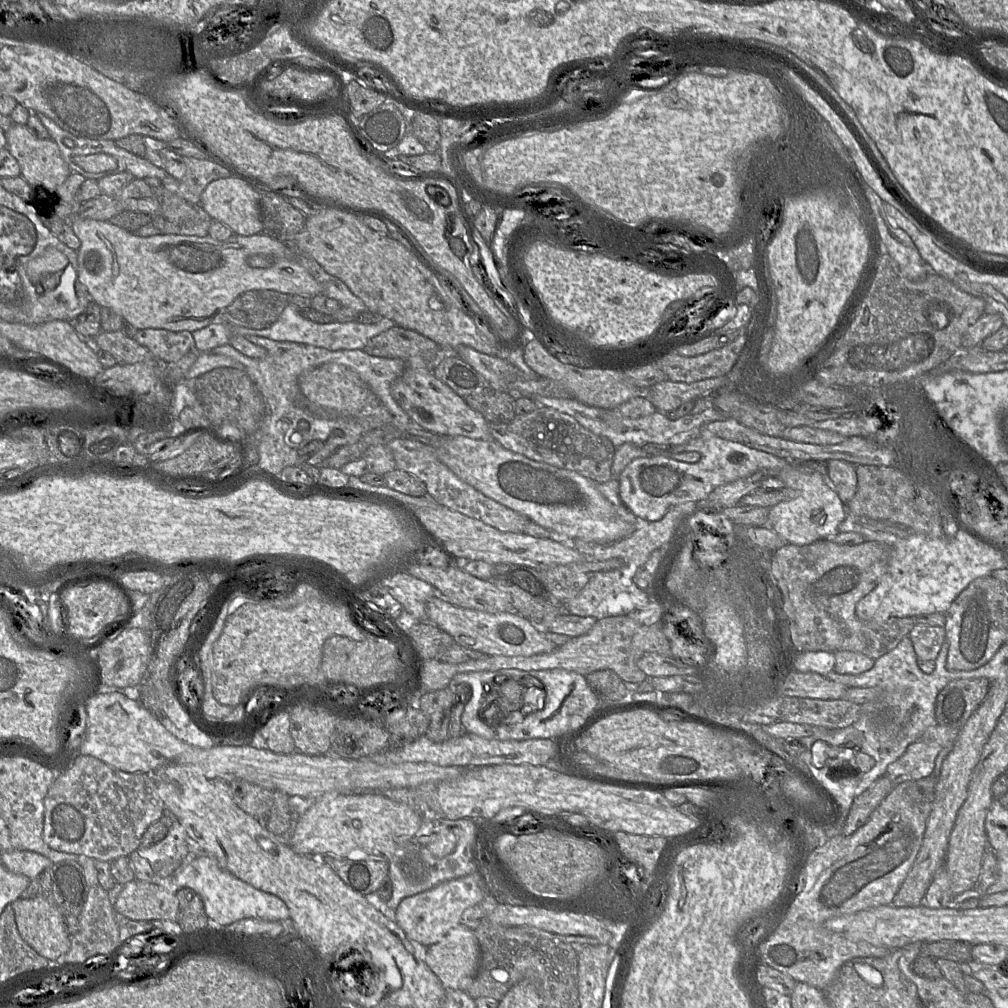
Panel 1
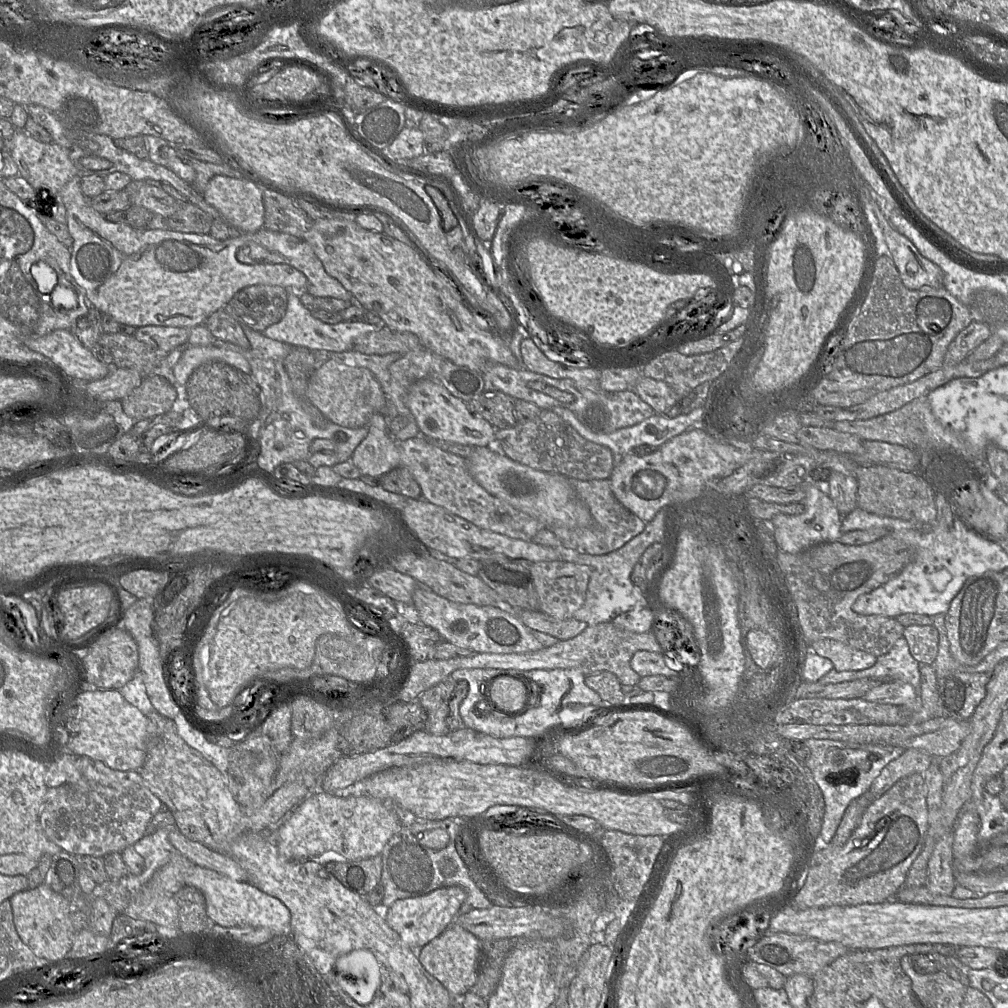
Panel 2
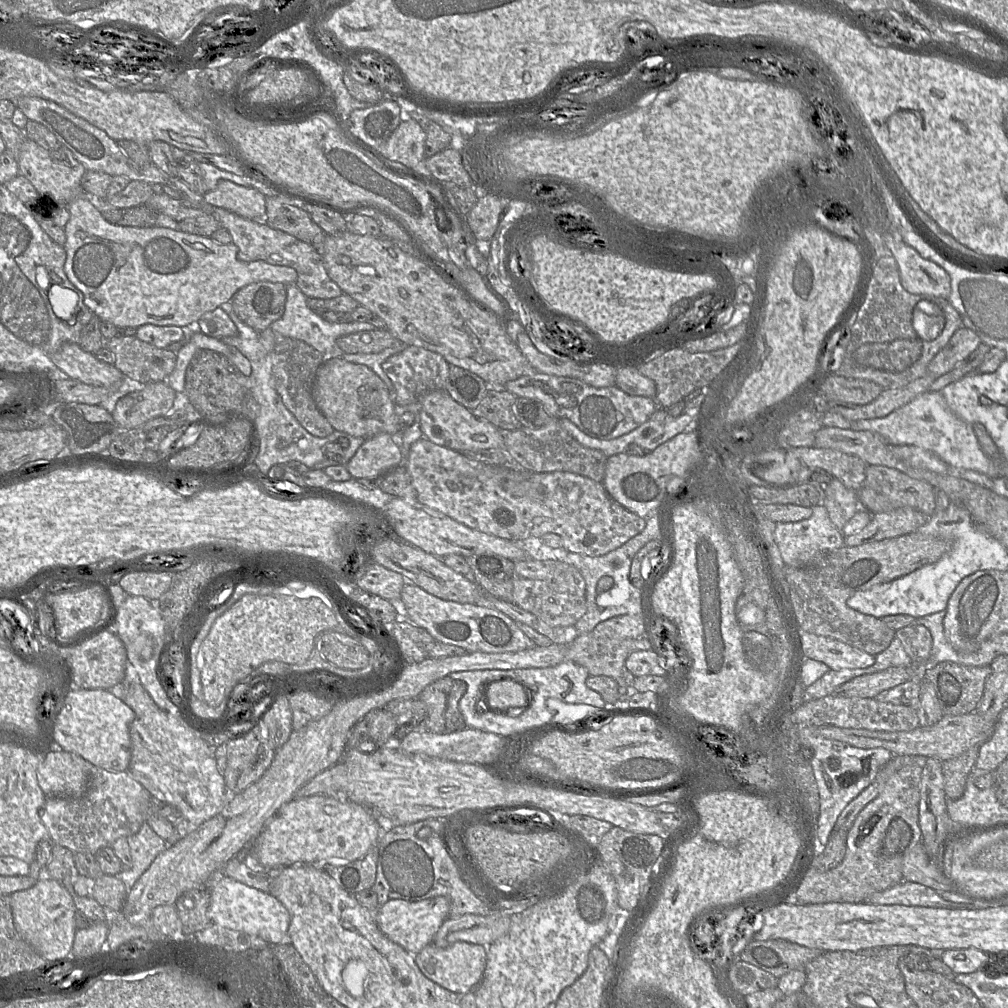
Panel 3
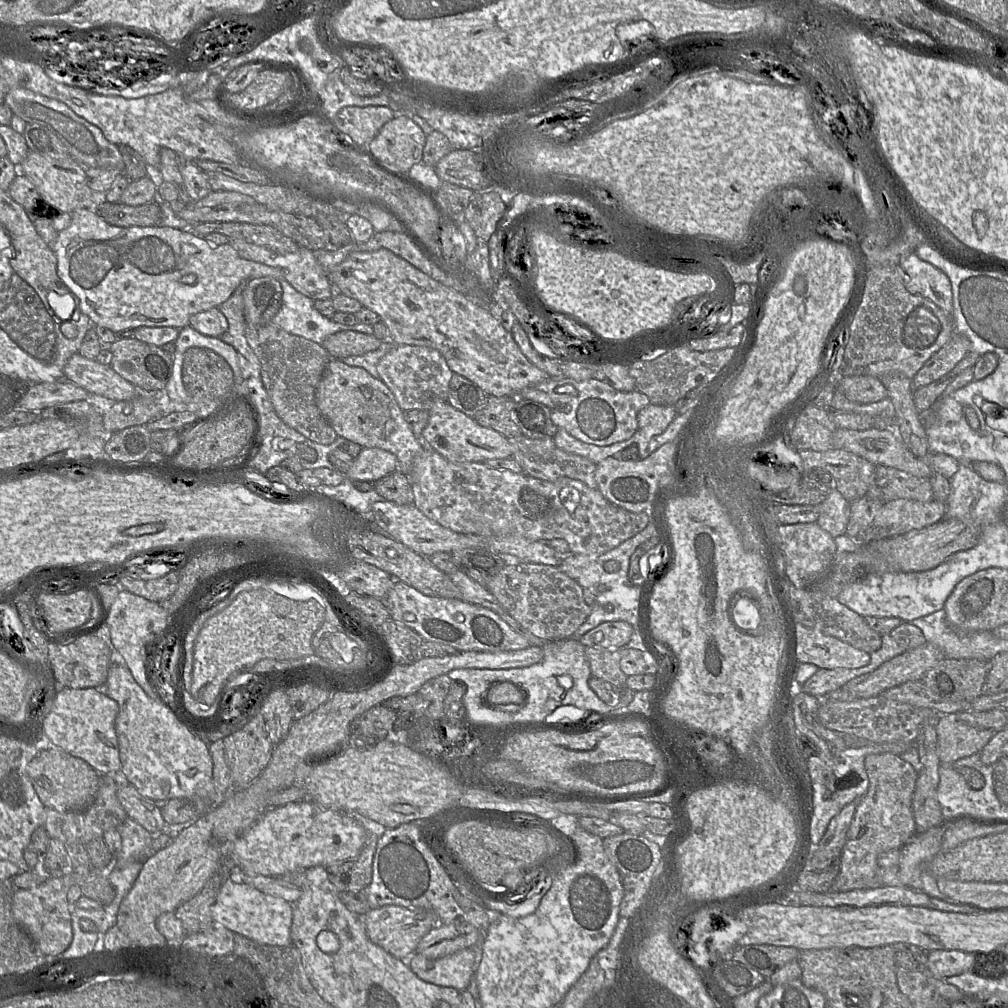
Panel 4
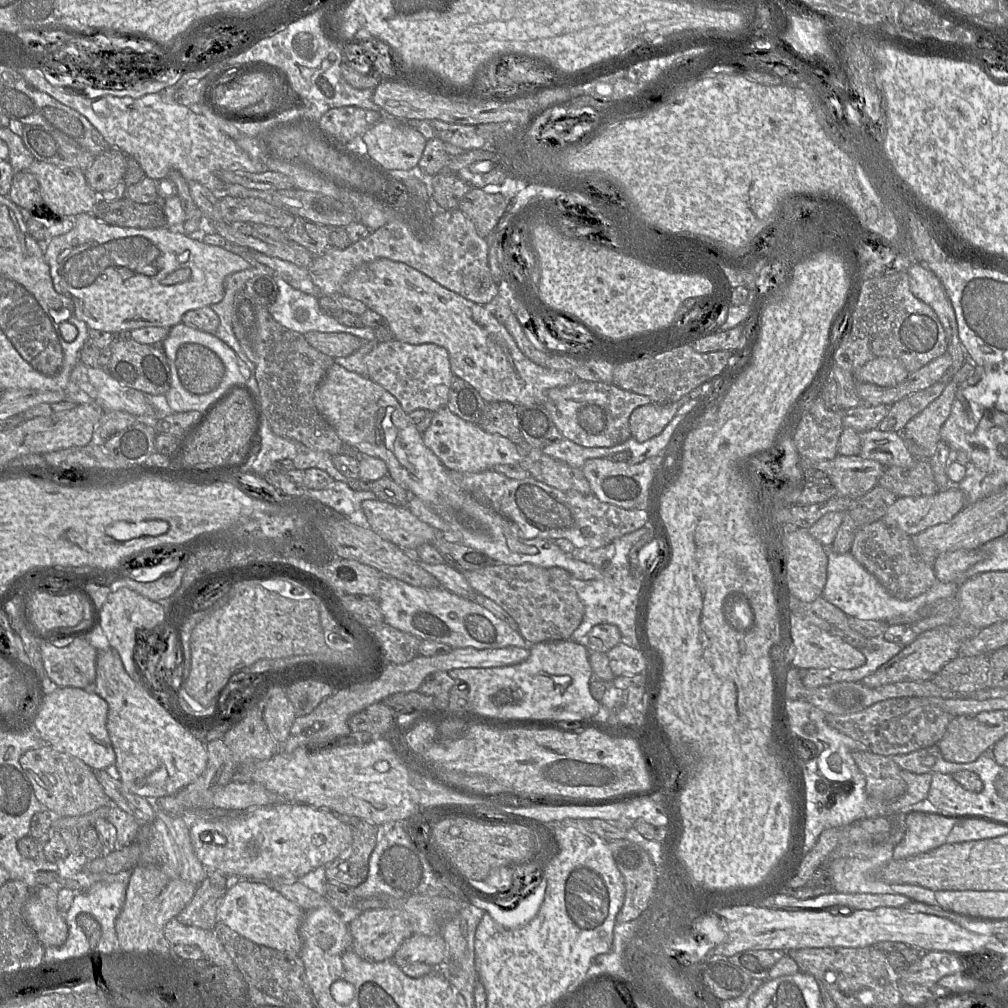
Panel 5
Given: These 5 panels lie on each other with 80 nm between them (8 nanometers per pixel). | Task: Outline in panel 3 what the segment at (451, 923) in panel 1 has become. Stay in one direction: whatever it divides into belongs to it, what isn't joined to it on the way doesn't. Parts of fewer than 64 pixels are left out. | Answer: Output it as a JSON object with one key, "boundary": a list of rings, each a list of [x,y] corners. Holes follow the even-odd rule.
{"boundary":[[[437,896],[421,901],[407,901],[403,899],[392,899],[380,906],[378,910],[371,911],[375,914],[375,921],[380,931],[392,942],[400,945],[410,954],[418,954],[425,946],[432,943],[434,937],[449,917],[449,900],[444,896]]]}

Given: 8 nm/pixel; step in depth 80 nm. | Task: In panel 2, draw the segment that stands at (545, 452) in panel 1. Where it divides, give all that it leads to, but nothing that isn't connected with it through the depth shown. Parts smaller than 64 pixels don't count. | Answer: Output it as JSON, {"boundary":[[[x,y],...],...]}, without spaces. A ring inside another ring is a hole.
{"boundary":[[[542,409],[539,416],[528,422],[517,422],[510,428],[496,429],[496,444],[494,445],[504,455],[533,469],[556,473],[567,478],[579,479],[584,481],[609,479],[618,461],[618,456],[608,447],[596,444],[582,437],[568,422],[554,413],[551,409]]]}

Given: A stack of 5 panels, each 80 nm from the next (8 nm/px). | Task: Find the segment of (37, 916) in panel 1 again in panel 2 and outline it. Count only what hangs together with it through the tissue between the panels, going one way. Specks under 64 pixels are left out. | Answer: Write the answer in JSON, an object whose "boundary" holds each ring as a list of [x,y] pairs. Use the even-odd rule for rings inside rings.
{"boundary":[[[42,883],[34,889],[15,893],[9,900],[17,934],[35,955],[48,961],[67,955],[75,938],[70,920],[71,903],[68,899]]]}

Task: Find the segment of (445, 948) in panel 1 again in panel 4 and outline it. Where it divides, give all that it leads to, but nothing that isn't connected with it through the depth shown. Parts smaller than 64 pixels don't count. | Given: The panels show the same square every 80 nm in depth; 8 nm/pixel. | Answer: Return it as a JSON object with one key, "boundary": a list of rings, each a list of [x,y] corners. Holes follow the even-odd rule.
{"boundary":[[[472,948],[461,949],[451,955],[439,959],[427,958],[414,953],[409,959],[402,960],[422,980],[444,987],[452,987],[458,991],[466,990],[475,974],[475,955]]]}

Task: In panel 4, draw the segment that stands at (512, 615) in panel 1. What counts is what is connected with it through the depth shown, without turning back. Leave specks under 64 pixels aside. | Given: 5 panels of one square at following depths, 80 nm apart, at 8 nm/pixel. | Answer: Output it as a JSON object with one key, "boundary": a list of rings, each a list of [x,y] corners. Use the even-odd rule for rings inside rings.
{"boundary":[[[394,579],[393,587],[380,600],[384,601],[394,621],[411,628],[425,641],[447,644],[459,651],[515,651],[531,646],[526,638],[513,630],[497,613],[463,599],[428,596]]]}

